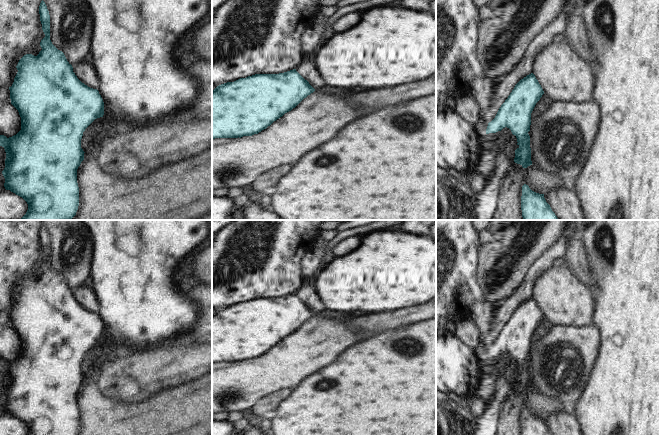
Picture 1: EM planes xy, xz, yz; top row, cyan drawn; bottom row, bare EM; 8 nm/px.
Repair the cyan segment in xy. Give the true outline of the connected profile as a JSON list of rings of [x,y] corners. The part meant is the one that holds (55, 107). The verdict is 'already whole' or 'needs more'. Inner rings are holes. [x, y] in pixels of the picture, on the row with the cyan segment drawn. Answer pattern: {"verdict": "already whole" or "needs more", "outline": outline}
{"verdict": "already whole", "outline": [[[45,2],[39,6],[40,21],[45,37],[41,40],[42,50],[37,56],[24,55],[18,62],[18,70],[10,90],[11,104],[21,117],[21,130],[7,138],[0,135],[0,146],[5,149],[4,187],[22,197],[28,204],[26,214],[20,220],[72,220],[79,206],[77,169],[84,160],[81,139],[85,129],[104,115],[104,102],[97,89],[82,83],[73,72],[72,65],[64,53],[50,40],[50,15]]]}

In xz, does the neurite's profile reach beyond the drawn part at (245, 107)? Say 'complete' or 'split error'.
complete

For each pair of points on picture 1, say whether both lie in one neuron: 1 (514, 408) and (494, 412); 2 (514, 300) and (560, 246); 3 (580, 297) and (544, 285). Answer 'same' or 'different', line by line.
1: different
2: same
3: same

